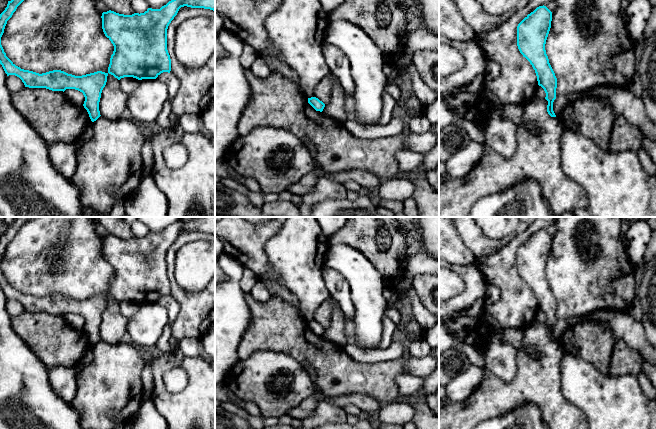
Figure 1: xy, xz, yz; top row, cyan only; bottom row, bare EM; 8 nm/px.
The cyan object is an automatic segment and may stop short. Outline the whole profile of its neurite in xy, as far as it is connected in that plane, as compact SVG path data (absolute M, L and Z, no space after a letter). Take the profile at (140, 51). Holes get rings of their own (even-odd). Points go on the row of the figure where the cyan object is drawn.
M171 0L160 9L148 8L144 13L132 15L114 11L102 13L102 29L114 46L108 73L120 80L133 77L138 80L156 79L161 73L171 71L171 59L167 50L167 29L181 7L204 8L215 11L215 0Z

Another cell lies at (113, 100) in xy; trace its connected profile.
M108 73L99 102L100 115L110 120L120 119L127 109L127 98L128 94L120 88L119 80Z

